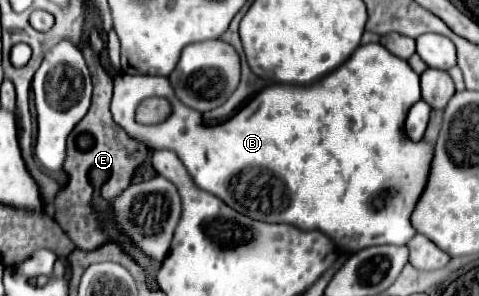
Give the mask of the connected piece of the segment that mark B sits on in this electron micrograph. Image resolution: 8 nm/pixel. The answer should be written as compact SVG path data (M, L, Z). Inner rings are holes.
M365 44L365 46L359 46L355 52L353 52L353 56L343 64L343 66L339 66L337 70L333 70L331 74L327 74L325 78L321 78L321 80L317 80L317 82L313 82L313 84L309 84L309 86L289 86L289 84L273 84L273 86L267 86L267 88L263 88L251 102L247 102L235 116L231 116L229 120L225 120L225 122L221 122L221 124L215 124L215 126L205 126L203 124L203 118L201 118L201 112L195 112L193 108L187 108L183 102L179 102L179 98L175 96L175 92L173 92L173 88L171 88L171 82L169 82L169 78L159 78L159 76L129 76L129 74L117 74L115 78L113 78L113 84L115 84L115 90L113 90L113 100L111 100L111 114L113 114L113 120L133 138L133 140L143 140L143 144L150 150L161 150L161 149L169 149L173 150L173 152L177 152L177 156L179 156L179 160L185 164L185 168L189 170L189 174L191 174L191 178L195 180L195 184L201 188L201 190L205 190L205 192L211 192L211 194L215 194L217 198L221 198L227 206L231 206L233 210L237 210L237 212L241 212L241 214L245 214L245 216L249 216L249 218L253 218L253 220L261 220L261 222L283 222L283 224L291 224L291 226L295 226L295 228L299 228L299 230L319 230L319 232L323 232L323 234L327 234L335 244L337 244L337 250L339 252L351 252L351 255L347 258L351 258L353 256L353 252L359 252L359 250L363 250L363 248L371 248L371 246L381 246L379 244L388 245L388 246L402 246L407 244L407 240L411 238L411 236L415 236L415 228L411 226L411 222L409 222L409 216L411 216L411 212L413 212L413 208L415 208L415 204L417 204L417 200L419 200L419 196L421 196L421 192L423 192L423 188L425 188L425 184L427 184L427 176L429 176L429 166L431 166L431 158L433 158L433 148L429 146L424 140L419 142L413 142L407 138L404 133L404 122L407 118L407 114L409 109L411 108L411 104L415 104L415 102L419 102L421 100L421 89L420 89L420 76L415 74L413 70L411 70L411 66L405 62L405 60L399 60L397 56L391 56L391 52L387 52L387 48L383 48L381 44ZM149 96L163 96L163 98L167 98L169 102L171 102L171 106L173 106L173 112L171 112L171 116L165 120L165 122L161 122L161 124L155 124L155 126L143 126L143 124L137 124L135 122L135 108L137 108L137 104L141 102L141 100L145 100L145 98L149 98Z

